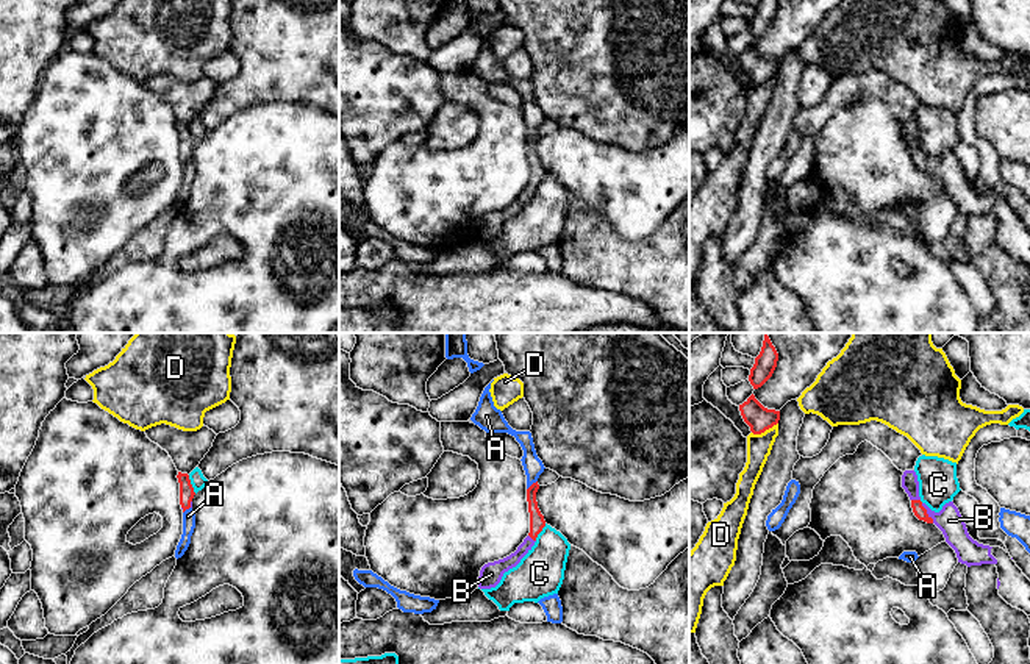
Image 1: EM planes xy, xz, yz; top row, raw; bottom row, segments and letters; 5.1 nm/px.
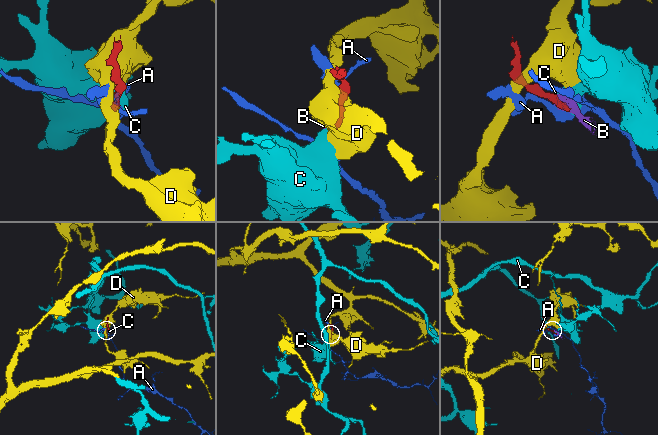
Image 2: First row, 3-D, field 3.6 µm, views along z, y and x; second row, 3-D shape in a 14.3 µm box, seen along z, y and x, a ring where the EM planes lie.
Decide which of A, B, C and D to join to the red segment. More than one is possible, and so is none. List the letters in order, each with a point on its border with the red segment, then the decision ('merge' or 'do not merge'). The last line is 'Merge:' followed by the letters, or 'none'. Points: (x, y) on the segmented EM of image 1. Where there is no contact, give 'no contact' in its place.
A: contact xz (532, 485); do not merge
B: contact yz (926, 513); merge
C: contact xy (191, 485); do not merge
D: contact yz (765, 430); do not merge
Merge: B

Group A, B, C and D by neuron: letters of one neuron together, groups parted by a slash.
A / B / C / D

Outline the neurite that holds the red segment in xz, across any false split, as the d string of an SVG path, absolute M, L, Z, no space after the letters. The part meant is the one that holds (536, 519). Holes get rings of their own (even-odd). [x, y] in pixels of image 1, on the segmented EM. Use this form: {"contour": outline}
{"contour": "M538 481L533 483L527 489L527 502L528 502L528 512L530 512L528 536L524 539L524 542L517 547L517 550L514 553L511 553L510 556L506 556L503 559L488 562L481 567L480 577L478 577L480 589L495 587L500 583L503 573L508 572L510 569L516 567L520 562L520 559L531 550L531 547L536 542L538 534L545 527L544 516L541 514L541 511L538 508L538 502L536 502L538 489L539 489Z"}

